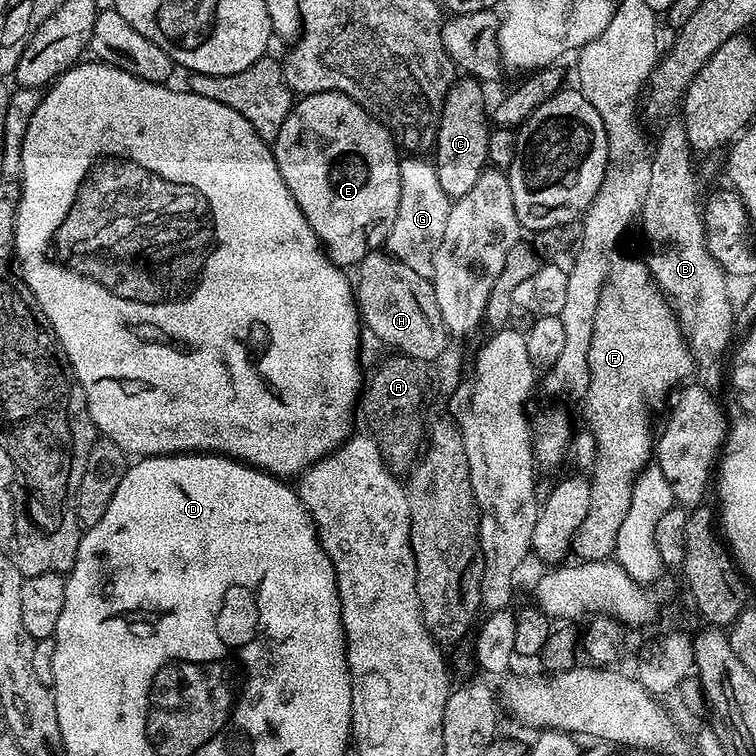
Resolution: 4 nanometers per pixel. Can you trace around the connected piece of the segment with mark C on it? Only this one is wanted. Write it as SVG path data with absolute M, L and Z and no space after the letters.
M457 79L446 94L446 102L440 115L434 145L434 163L438 182L442 182L442 190L449 198L466 194L466 190L470 190L470 186L474 186L477 178L486 171L488 164L490 116L489 113L488 116L484 113L484 92L480 88L483 87L479 80Z

